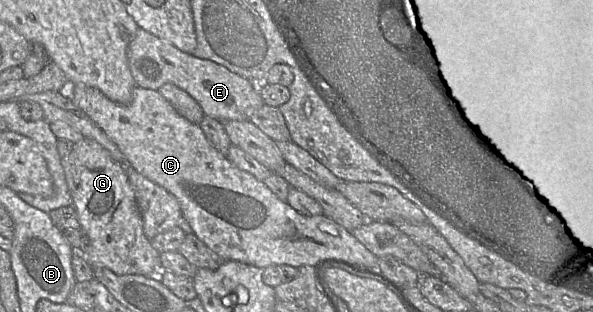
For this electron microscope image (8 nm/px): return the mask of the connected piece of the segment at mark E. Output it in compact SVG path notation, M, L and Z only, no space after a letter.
M140 27L128 46L127 59L138 87L158 90L166 83L174 84L200 105L205 116L221 122L248 120L264 105L259 85L253 85L248 79L211 60L185 53Z

